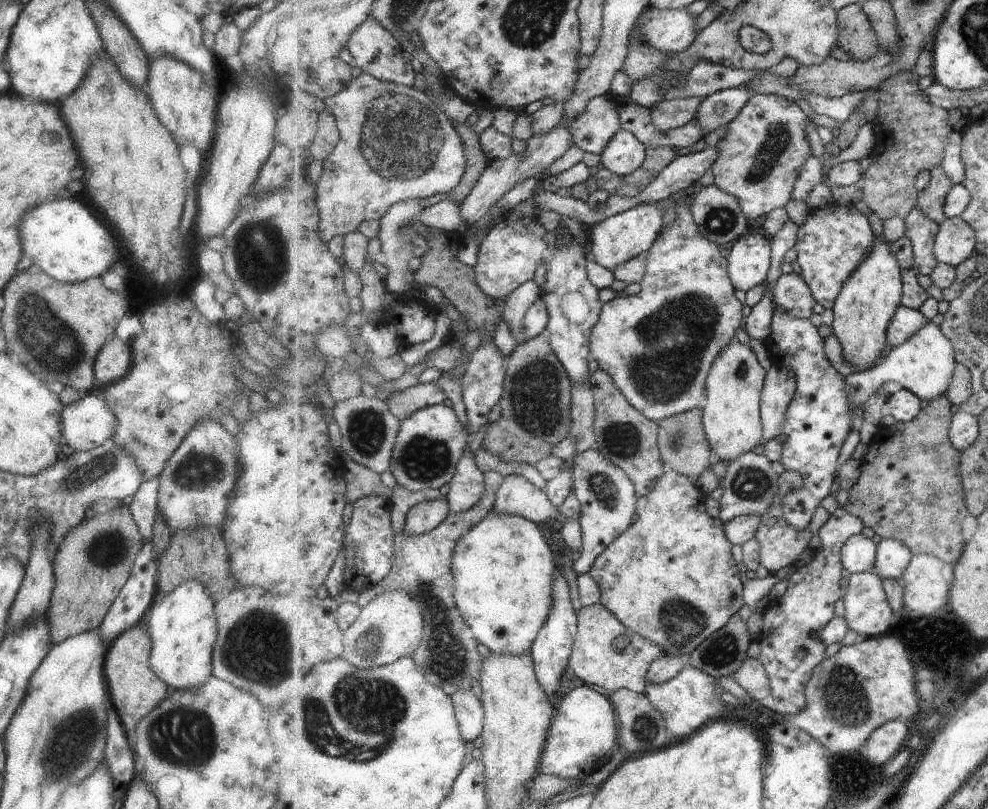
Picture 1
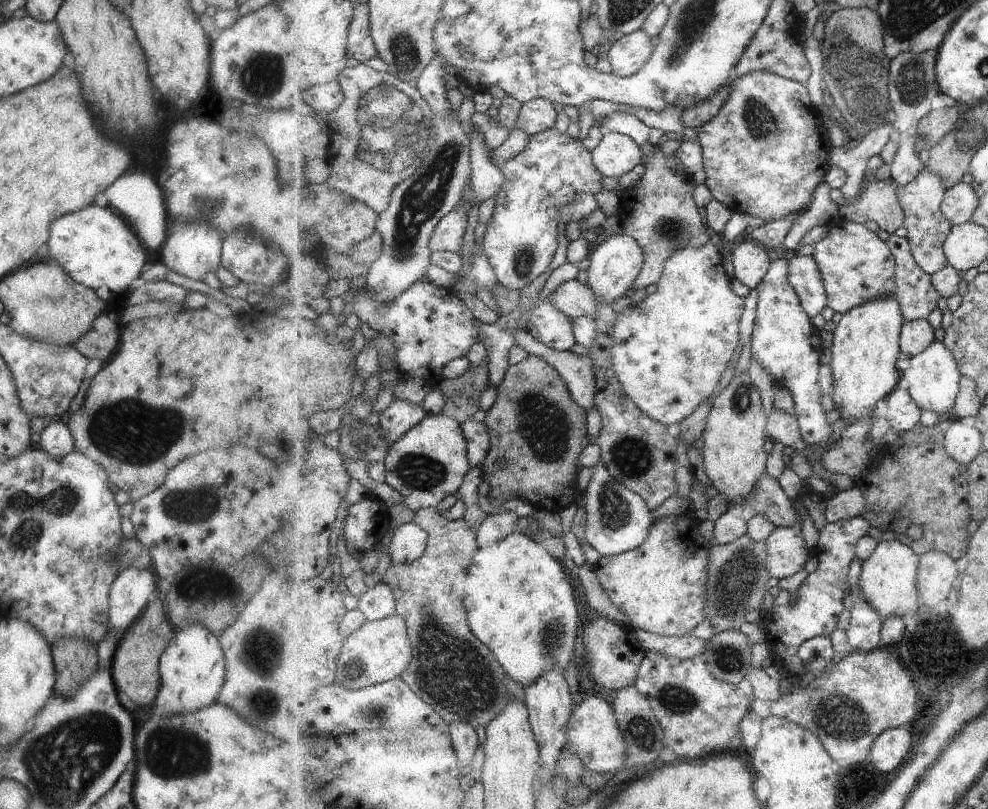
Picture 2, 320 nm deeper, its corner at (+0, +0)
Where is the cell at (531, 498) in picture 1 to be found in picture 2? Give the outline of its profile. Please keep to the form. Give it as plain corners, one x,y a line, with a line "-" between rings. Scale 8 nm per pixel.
514,511
489,515
487,520
481,524
477,533
480,549
491,546
495,542
502,542
507,536
520,531
517,522
519,522
519,516

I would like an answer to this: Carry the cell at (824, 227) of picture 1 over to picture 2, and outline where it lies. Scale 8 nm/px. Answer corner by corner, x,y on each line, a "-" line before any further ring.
842,215
829,225
825,239
814,244
815,258
823,276
829,307
841,315
851,312
853,308
895,296
896,259
888,246
875,232
871,232
862,223
847,221

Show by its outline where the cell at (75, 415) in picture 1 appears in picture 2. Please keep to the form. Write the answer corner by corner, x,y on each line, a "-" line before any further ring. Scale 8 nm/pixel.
64,418
54,419
39,434
38,448
45,450
55,459
73,451
73,438

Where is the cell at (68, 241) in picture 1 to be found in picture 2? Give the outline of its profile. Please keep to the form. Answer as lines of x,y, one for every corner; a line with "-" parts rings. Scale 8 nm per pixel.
93,204
51,222
49,240
43,247
42,256
59,264
75,283
95,291
100,286
106,286
120,298
134,287
135,278
141,274
141,266
145,264
145,250
126,220
109,208

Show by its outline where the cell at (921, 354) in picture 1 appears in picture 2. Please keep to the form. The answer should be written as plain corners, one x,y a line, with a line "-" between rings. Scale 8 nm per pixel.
936,341
925,352
909,358
909,364
907,370
899,370
898,389
906,389
921,410
935,412
940,418
952,416
962,382
962,372
952,351

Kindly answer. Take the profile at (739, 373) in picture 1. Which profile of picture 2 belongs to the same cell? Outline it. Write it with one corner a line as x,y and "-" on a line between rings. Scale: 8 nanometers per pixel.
747,371
734,372
734,377
727,386
712,400
701,453
707,477
730,504
735,498
747,498
755,490
759,478
767,472
767,426
768,417
753,378

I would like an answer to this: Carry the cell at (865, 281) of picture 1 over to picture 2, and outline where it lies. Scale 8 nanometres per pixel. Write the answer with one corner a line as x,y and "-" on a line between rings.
895,296
879,298
842,315
832,342
830,363
834,377
832,399
845,420
861,421
875,412
879,400
889,397
899,385
897,360
901,356
900,337
906,319

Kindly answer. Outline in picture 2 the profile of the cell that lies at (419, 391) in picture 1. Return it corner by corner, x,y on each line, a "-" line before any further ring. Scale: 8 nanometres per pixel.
396,398
393,404
379,415
383,439
391,446
408,434
411,428
421,424
428,413
422,405

